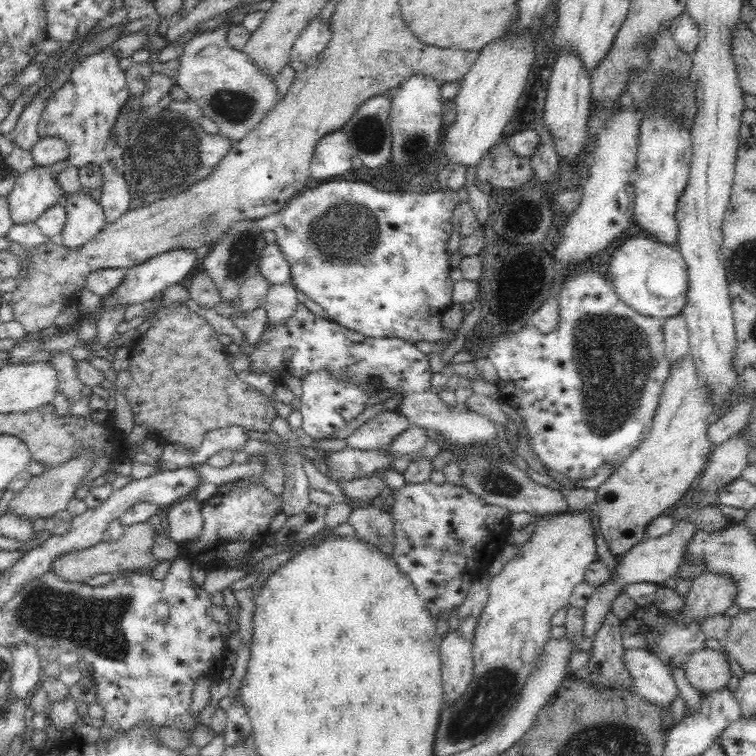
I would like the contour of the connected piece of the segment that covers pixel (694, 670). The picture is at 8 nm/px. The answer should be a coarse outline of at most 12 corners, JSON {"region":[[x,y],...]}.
{"region":[[694,650],[684,660],[688,682],[701,692],[728,686],[723,650]]}

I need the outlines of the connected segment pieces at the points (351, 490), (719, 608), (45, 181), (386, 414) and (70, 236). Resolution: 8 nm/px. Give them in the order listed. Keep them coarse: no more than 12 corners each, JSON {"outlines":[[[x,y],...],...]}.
{"outlines":[[[374,471],[352,480],[336,480],[343,492],[357,504],[372,506],[372,500],[386,488],[382,474]],[[703,573],[692,580],[677,622],[725,613],[738,590],[732,577]],[[49,167],[18,176],[7,195],[13,224],[35,222],[66,193]],[[398,411],[378,412],[346,437],[354,449],[382,449],[411,427]],[[83,190],[66,195],[57,240],[86,244],[107,225],[100,202]]]}

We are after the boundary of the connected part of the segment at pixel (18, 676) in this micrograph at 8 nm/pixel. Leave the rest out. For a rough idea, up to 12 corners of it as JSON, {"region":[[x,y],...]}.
{"region":[[16,643],[10,698],[27,702],[43,683],[38,647]]}

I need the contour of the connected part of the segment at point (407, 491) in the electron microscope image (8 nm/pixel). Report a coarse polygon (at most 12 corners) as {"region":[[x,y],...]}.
{"region":[[448,481],[405,483],[390,558],[434,620],[507,544],[511,513]]}

